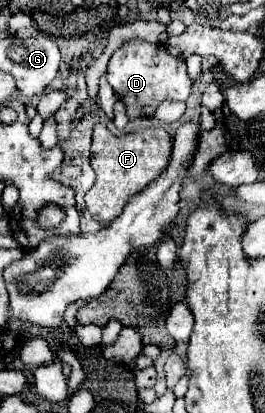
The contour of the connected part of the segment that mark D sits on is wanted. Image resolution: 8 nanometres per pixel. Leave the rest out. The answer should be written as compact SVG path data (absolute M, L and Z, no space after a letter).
M140 39L124 43L122 47L118 47L114 51L114 55L108 61L106 79L114 87L116 95L126 103L130 119L152 117L154 109L164 99L186 101L190 95L190 87L192 87L184 59L170 57L164 49L164 45L148 43L148 41L140 41Z

